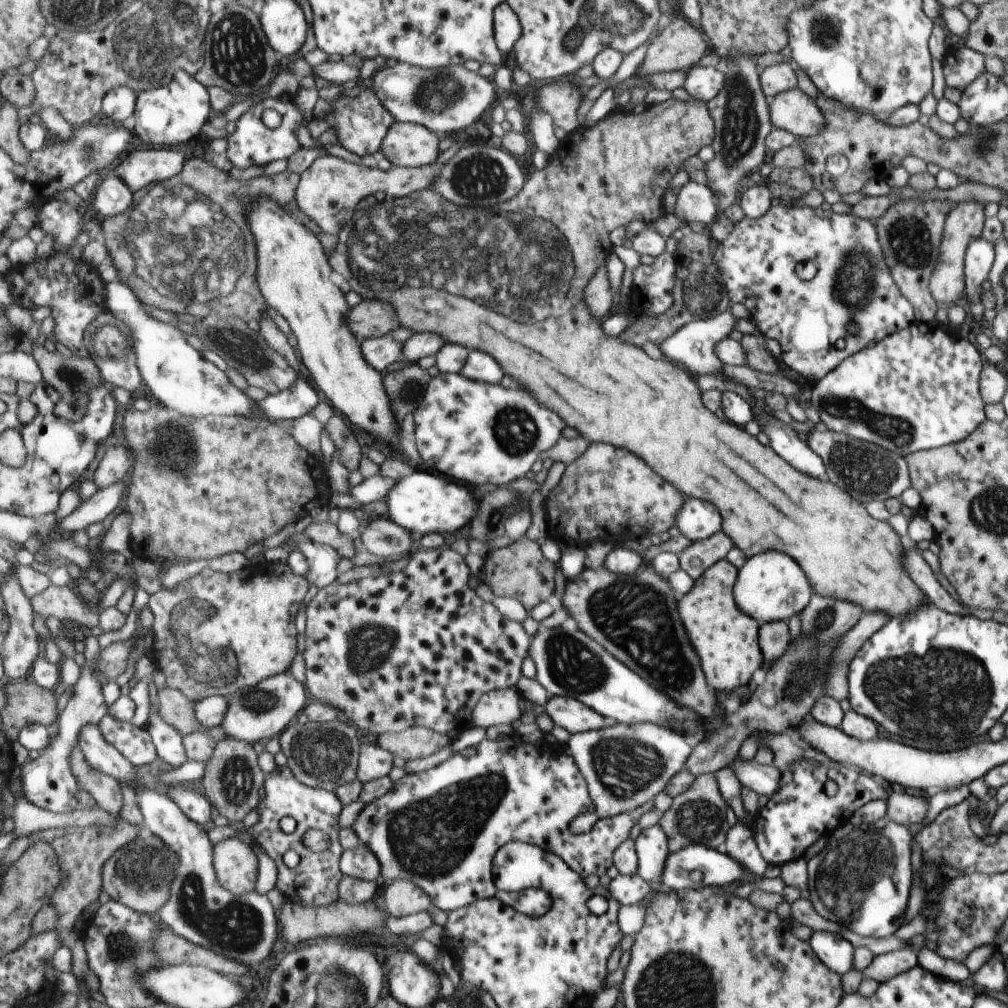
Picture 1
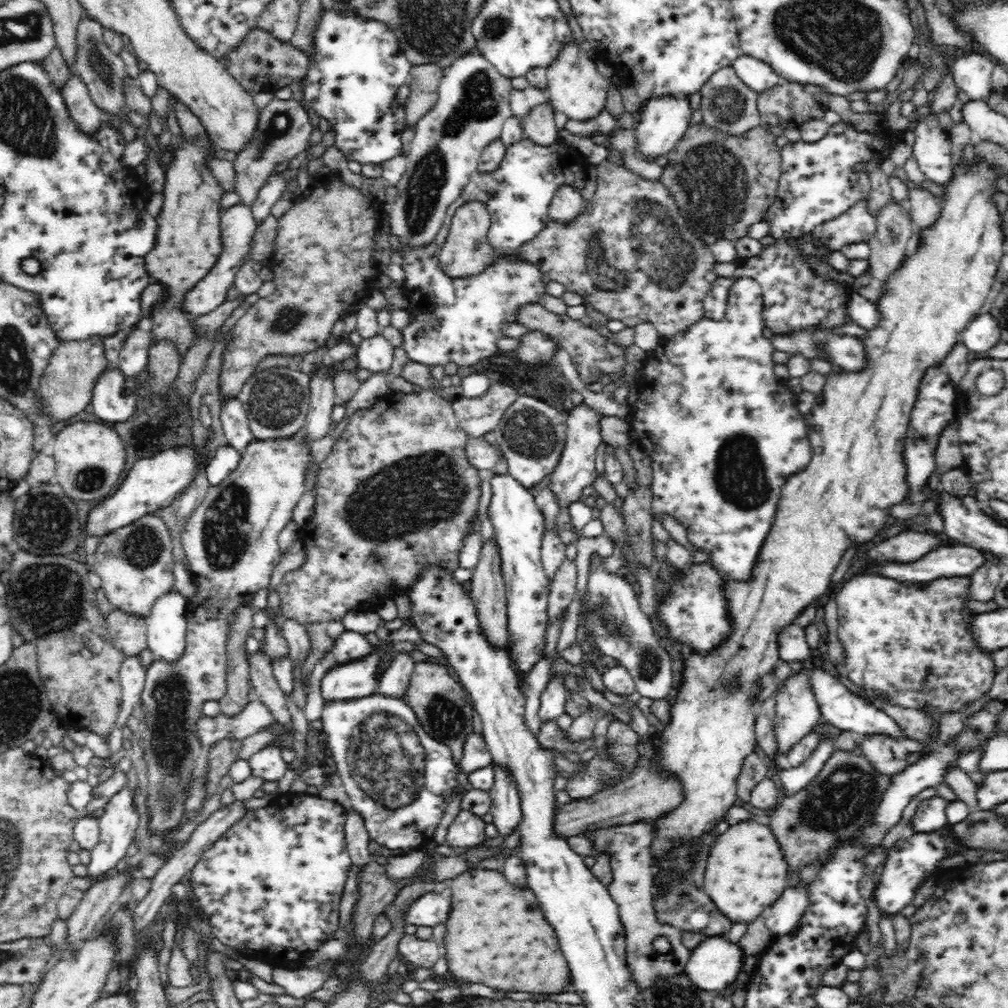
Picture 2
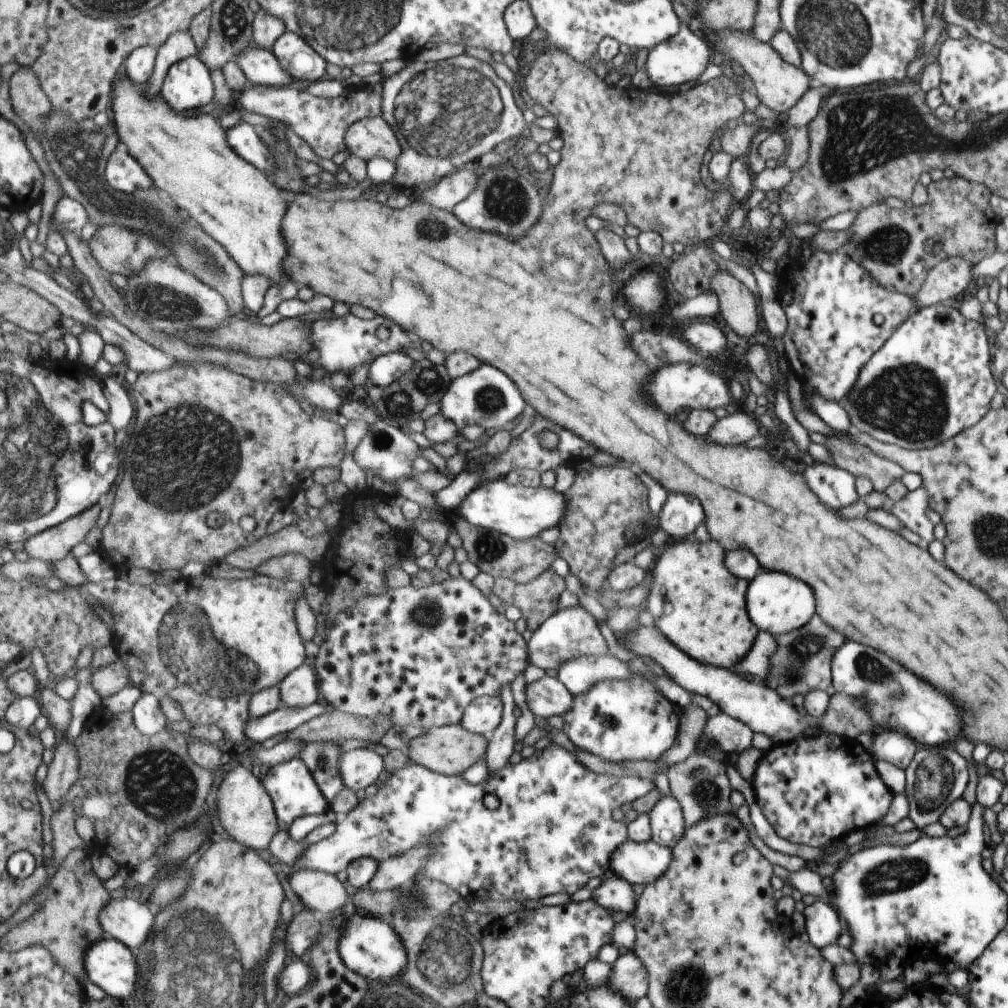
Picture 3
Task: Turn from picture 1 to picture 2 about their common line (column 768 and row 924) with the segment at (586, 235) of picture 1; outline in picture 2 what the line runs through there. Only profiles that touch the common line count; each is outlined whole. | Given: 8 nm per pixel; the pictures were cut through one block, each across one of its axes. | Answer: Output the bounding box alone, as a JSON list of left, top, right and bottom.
[446,869,570,992]

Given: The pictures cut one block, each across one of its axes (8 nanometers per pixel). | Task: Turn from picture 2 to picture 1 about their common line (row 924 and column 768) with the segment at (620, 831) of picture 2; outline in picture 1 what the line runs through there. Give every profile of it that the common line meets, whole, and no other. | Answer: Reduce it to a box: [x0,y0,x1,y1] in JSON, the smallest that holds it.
[760,621,791,670]

